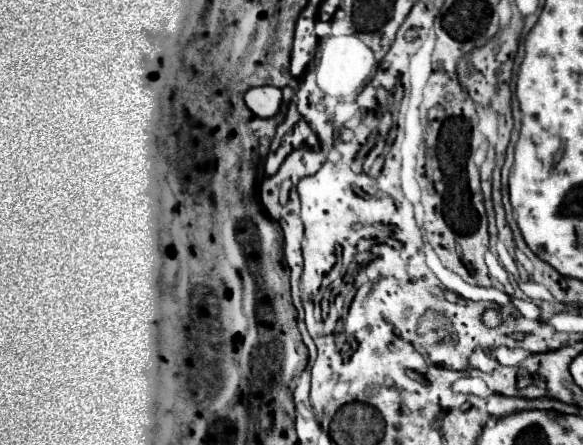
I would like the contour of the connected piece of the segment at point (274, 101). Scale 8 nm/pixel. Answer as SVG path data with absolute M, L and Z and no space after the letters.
M252 87L246 91L244 101L248 105L248 109L258 115L258 117L272 117L276 115L276 111L280 109L280 101L282 101L282 91L278 87Z

